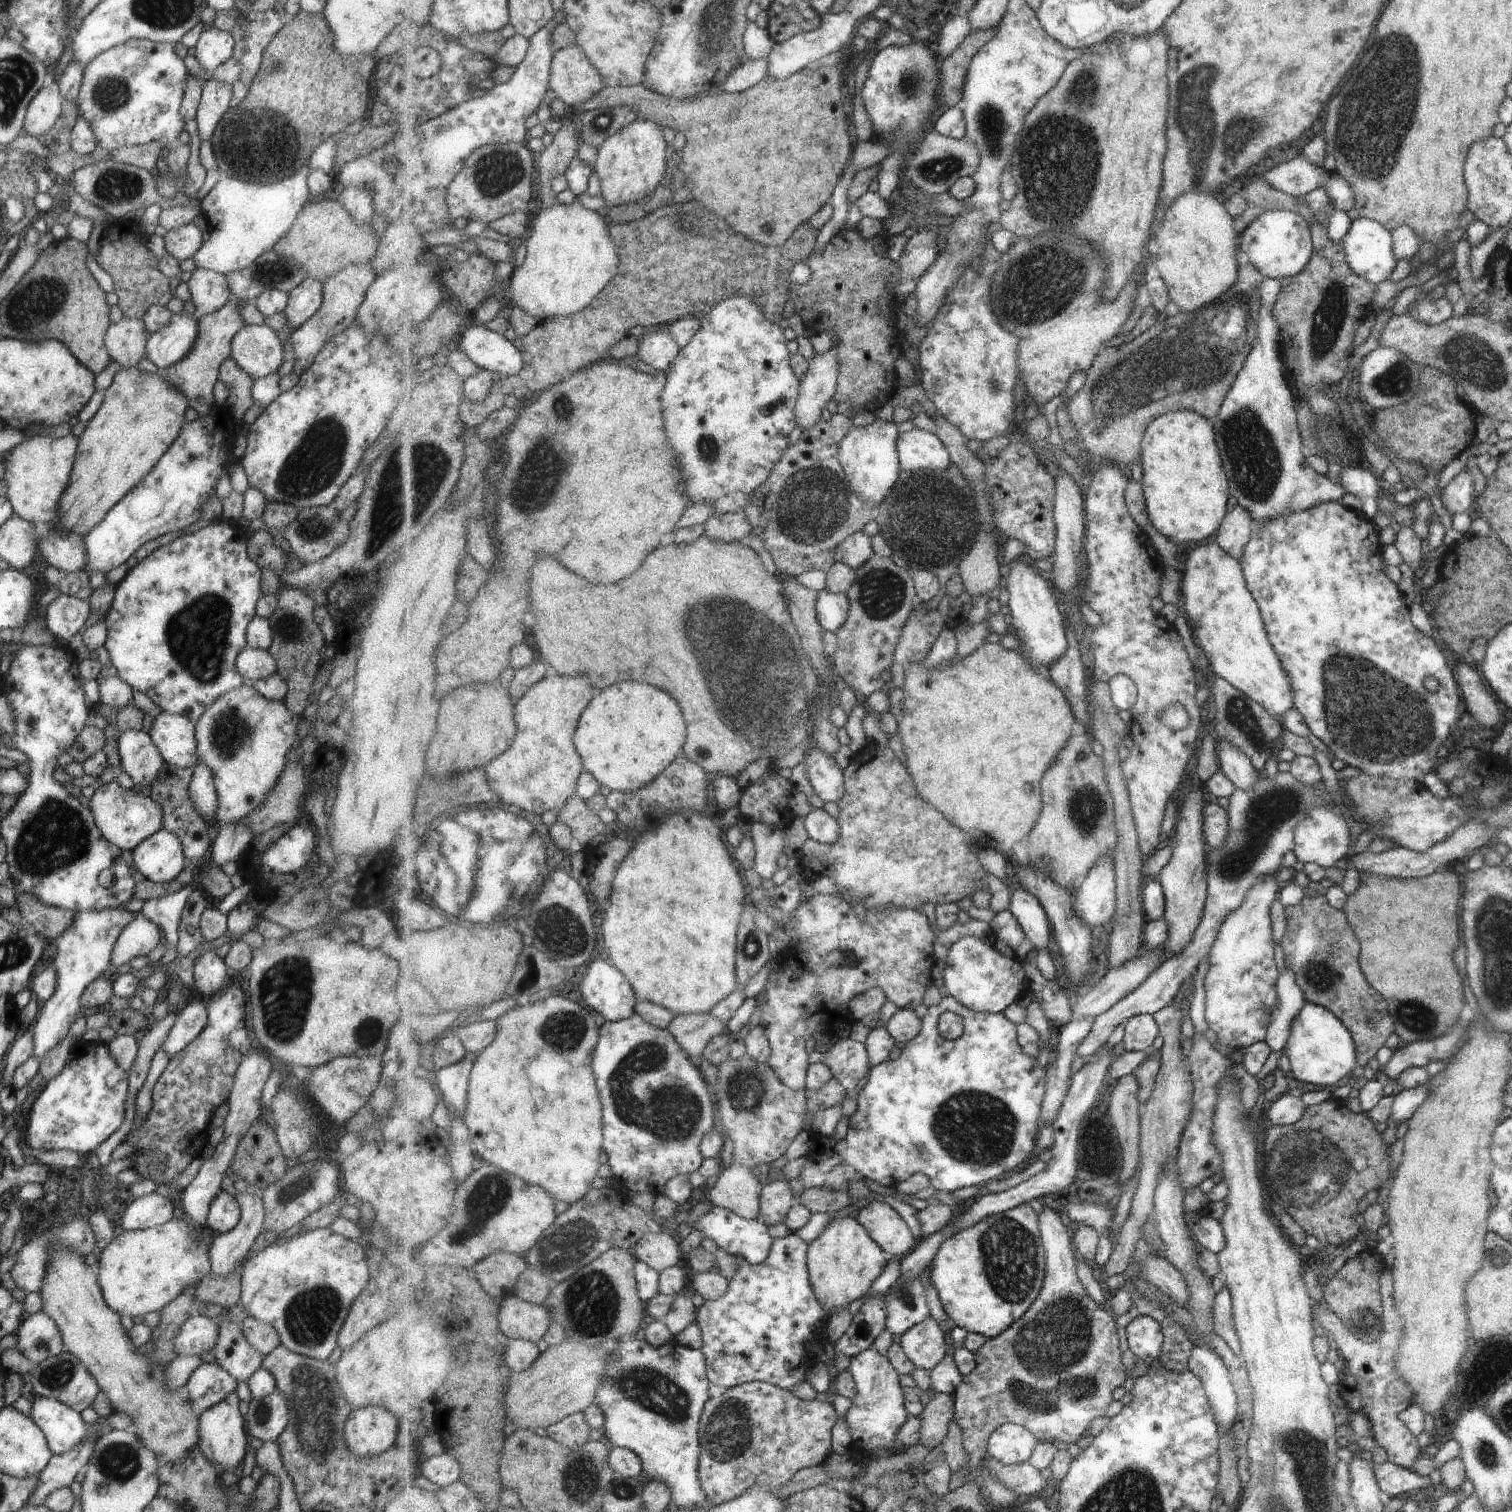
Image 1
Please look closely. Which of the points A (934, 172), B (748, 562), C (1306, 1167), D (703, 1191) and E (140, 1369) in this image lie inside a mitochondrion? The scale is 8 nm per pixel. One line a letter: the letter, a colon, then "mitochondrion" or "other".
A: mitochondrion
B: other
C: mitochondrion
D: other
E: other

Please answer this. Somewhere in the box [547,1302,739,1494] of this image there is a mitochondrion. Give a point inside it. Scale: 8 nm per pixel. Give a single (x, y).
(651, 1388)

